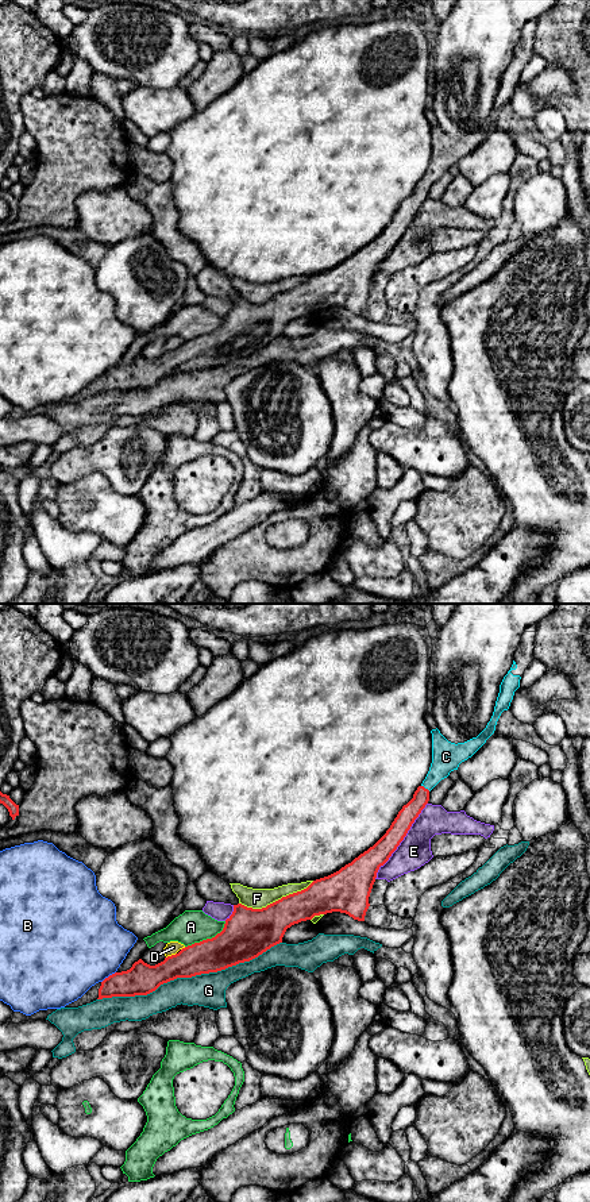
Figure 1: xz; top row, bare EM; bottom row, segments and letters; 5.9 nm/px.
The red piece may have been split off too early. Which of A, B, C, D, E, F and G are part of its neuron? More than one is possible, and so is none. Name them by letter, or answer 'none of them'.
C

